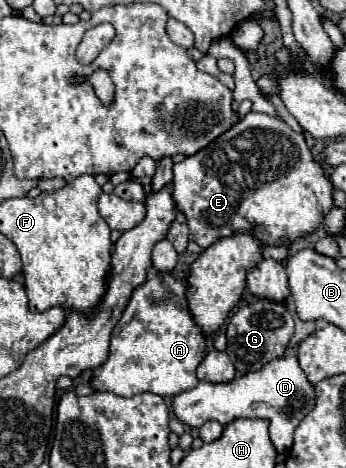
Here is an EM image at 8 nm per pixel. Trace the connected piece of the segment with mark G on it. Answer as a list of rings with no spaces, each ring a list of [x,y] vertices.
[[[261,299],[257,303],[241,307],[227,325],[227,355],[235,365],[237,373],[253,373],[263,369],[267,361],[283,357],[285,347],[293,335],[293,317],[283,303]]]

